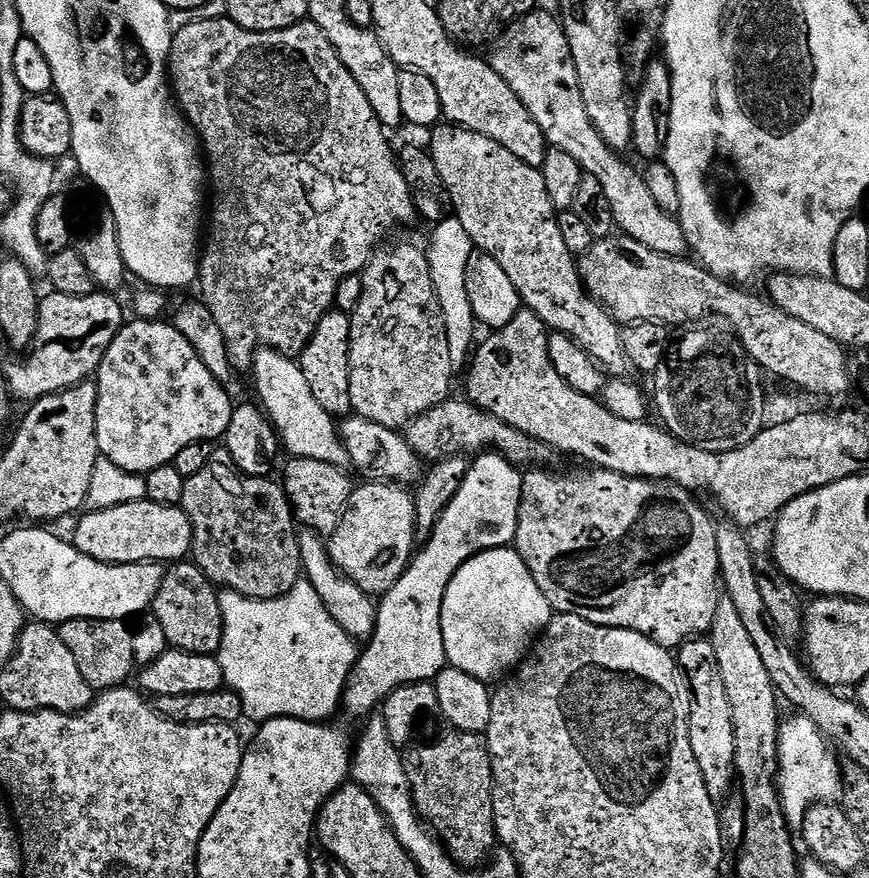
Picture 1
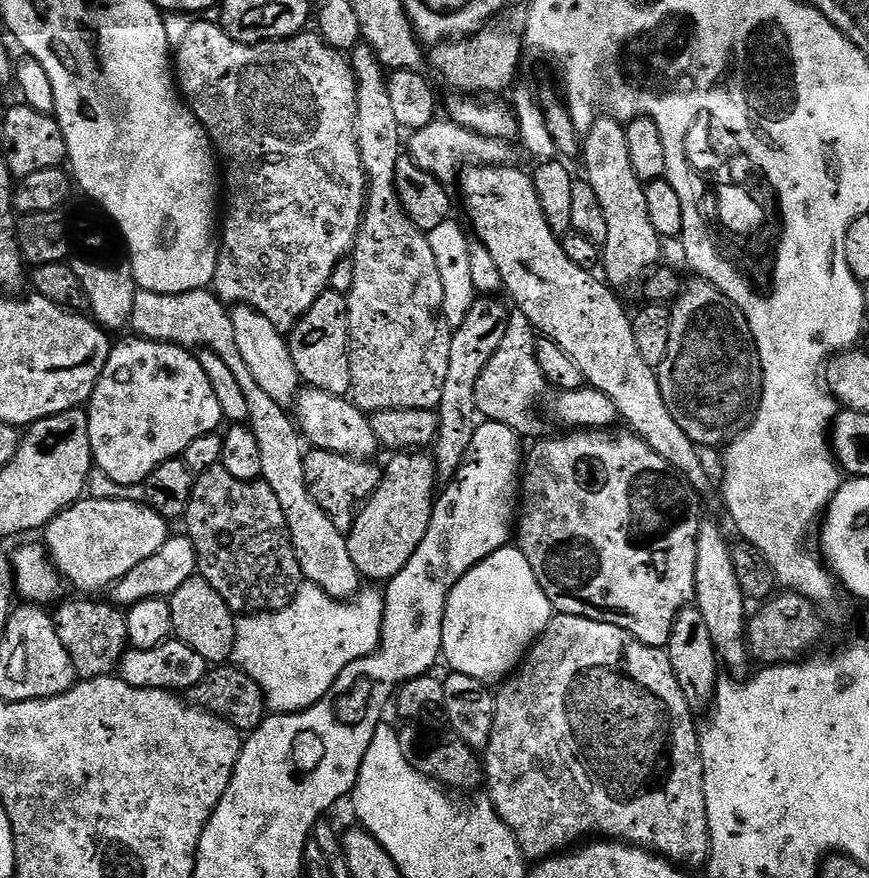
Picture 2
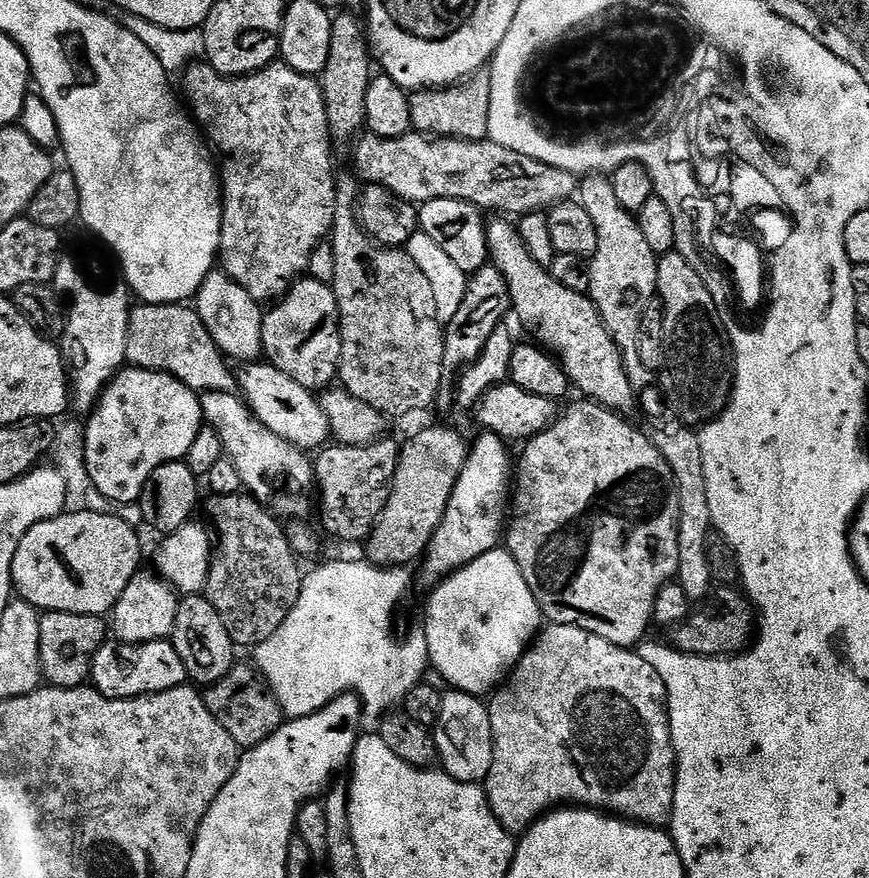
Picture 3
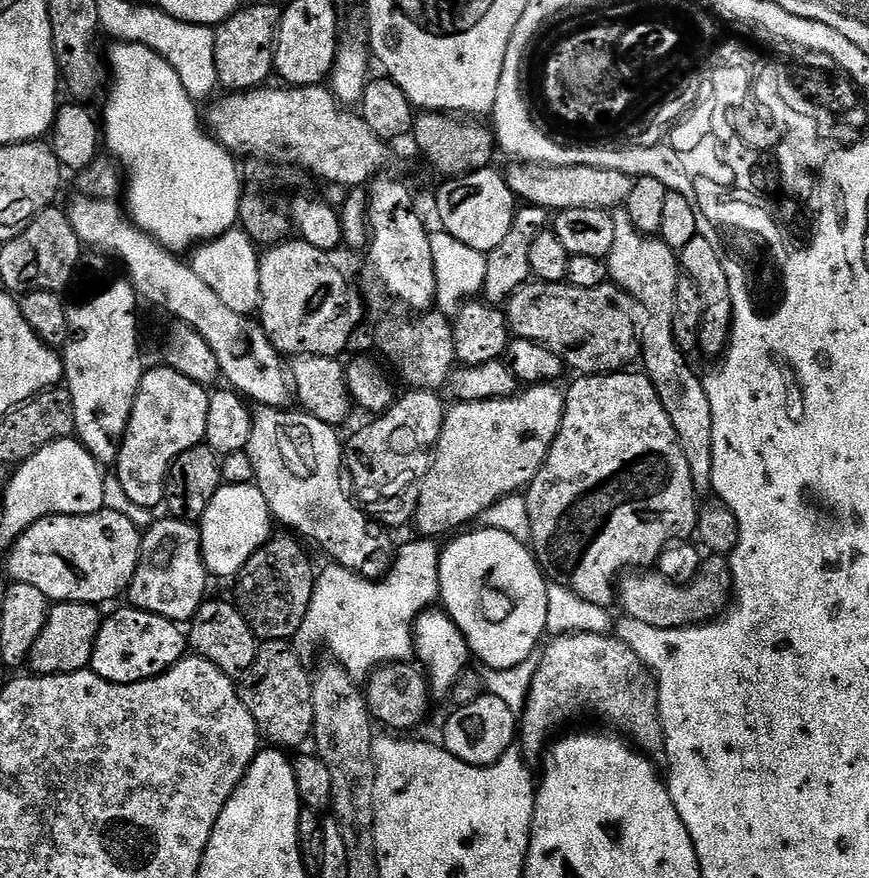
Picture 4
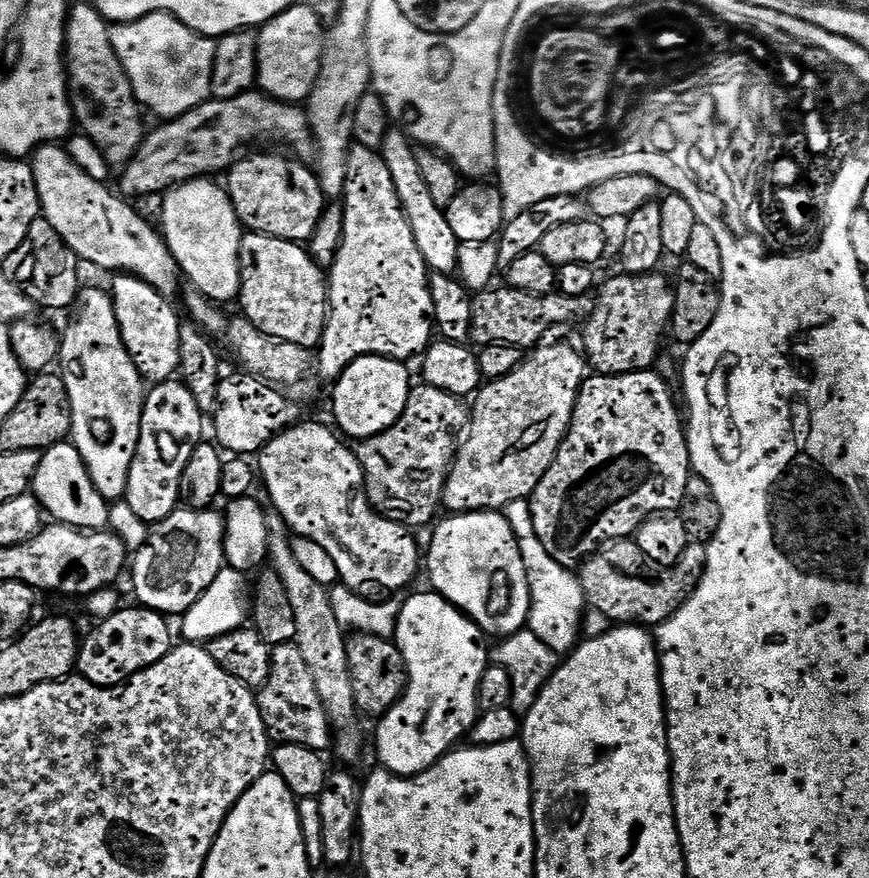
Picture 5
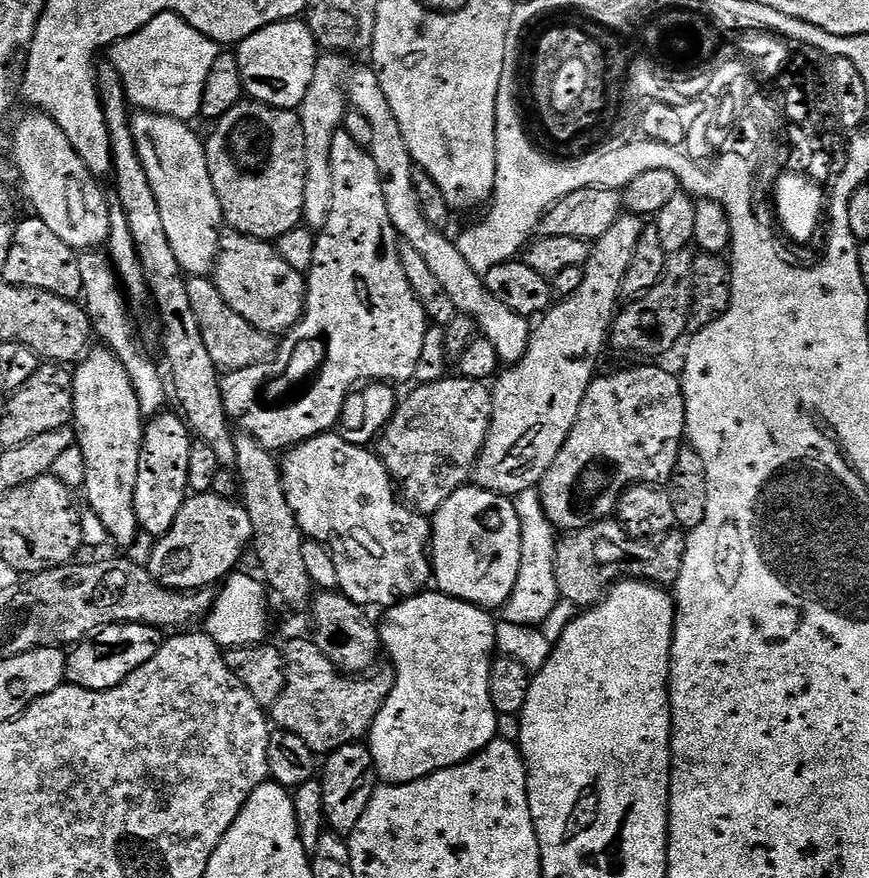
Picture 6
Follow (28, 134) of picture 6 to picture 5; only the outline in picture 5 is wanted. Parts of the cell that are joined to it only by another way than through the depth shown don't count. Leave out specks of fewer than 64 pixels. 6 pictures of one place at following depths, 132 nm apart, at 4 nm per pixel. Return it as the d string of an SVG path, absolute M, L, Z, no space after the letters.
M53 142L36 149L31 157L34 182L38 186L43 219L58 230L58 234L76 252L85 265L105 268L112 273L131 273L149 283L161 294L173 297L182 273L170 254L163 235L156 232L131 208L125 197L112 192L107 183L100 183L83 172L72 161L67 147Z

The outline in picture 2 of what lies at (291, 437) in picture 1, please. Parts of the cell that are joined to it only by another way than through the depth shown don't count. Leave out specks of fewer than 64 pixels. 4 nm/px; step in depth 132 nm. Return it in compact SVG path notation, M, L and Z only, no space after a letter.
M235 305L231 313L238 350L241 351L242 358L245 359L246 366L257 380L258 386L279 405L284 407L293 405L300 393L302 381L290 356L285 335L279 332L268 318L258 314L253 308Z

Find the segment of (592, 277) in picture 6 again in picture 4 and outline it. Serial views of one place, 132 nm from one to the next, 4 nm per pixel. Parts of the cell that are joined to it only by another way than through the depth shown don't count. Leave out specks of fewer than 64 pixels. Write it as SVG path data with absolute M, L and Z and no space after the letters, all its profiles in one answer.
M555 383L534 384L525 387L519 394L501 396L499 400L456 402L444 413L444 424L431 453L432 465L427 465L420 481L414 525L421 537L441 538L471 525L478 514L496 500L527 489L538 470L546 462L550 446L560 429L564 413L564 392L556 389Z

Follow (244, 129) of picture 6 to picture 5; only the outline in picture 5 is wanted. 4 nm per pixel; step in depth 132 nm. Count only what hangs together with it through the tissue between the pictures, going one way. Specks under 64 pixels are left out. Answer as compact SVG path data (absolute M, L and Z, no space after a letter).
M276 150L260 151L264 152L256 152L245 160L237 159L226 173L228 197L232 200L241 225L250 232L308 242L326 207L326 197L319 178L299 158L279 156Z

